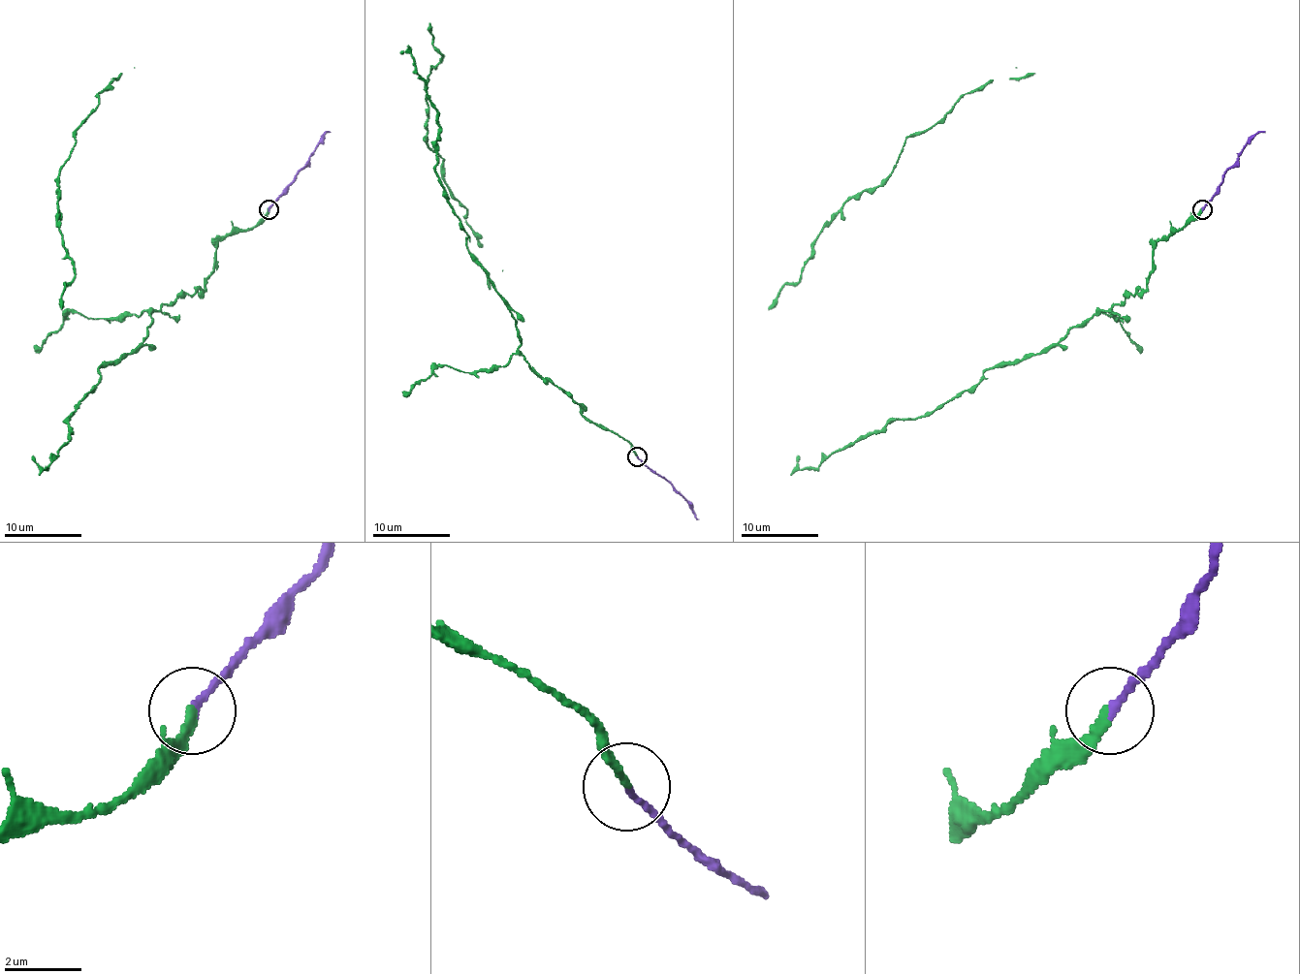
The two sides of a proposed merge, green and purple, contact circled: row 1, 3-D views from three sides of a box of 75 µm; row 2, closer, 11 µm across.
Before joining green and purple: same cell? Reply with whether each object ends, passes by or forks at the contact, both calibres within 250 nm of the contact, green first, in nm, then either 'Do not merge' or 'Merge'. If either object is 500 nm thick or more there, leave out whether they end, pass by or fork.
At the ring green ends. At the ring purple ends. Thickness 240 nm (green) against 180 nm. Merge

